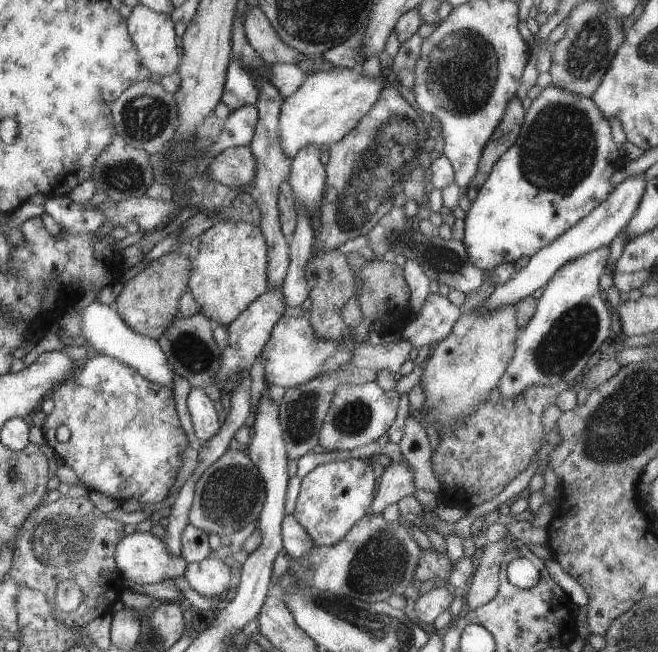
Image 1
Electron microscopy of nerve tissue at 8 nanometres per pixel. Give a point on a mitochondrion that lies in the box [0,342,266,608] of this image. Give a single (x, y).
(62, 537)

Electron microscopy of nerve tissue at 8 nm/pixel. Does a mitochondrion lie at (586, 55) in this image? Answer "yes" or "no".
yes

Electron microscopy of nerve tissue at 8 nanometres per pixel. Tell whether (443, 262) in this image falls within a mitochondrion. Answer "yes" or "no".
yes

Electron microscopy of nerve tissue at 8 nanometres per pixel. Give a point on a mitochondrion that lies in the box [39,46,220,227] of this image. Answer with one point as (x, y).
(144, 117)

